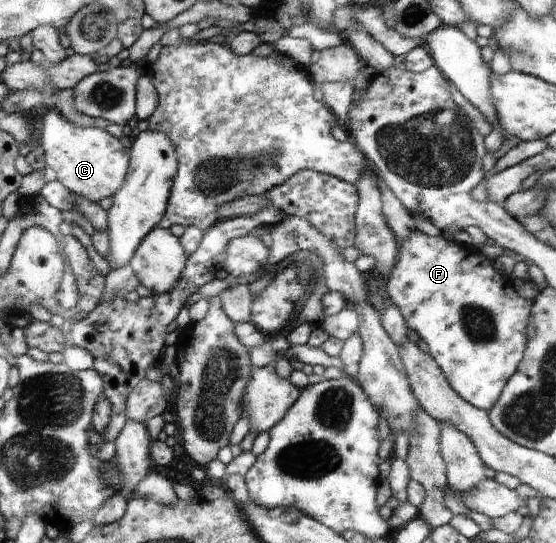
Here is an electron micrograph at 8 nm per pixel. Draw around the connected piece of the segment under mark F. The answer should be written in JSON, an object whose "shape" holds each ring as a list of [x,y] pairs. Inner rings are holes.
{"shape":[[[412,230],[406,237],[399,243],[399,254],[395,266],[390,273],[390,277],[387,282],[387,297],[391,303],[398,309],[401,309],[403,318],[406,320],[407,326],[418,333],[419,337],[424,340],[424,343],[428,345],[429,354],[436,360],[438,367],[444,372],[446,379],[452,386],[452,389],[468,403],[471,403],[474,407],[483,409],[485,412],[489,412],[492,406],[498,401],[506,382],[510,379],[510,376],[516,371],[518,364],[523,358],[525,347],[527,346],[527,329],[531,323],[531,307],[533,302],[522,298],[516,289],[513,287],[511,278],[503,276],[500,270],[497,270],[490,264],[491,254],[487,250],[476,252],[468,249],[462,245],[458,245],[452,240],[448,240],[441,236],[429,236],[421,232],[420,230]]]}

